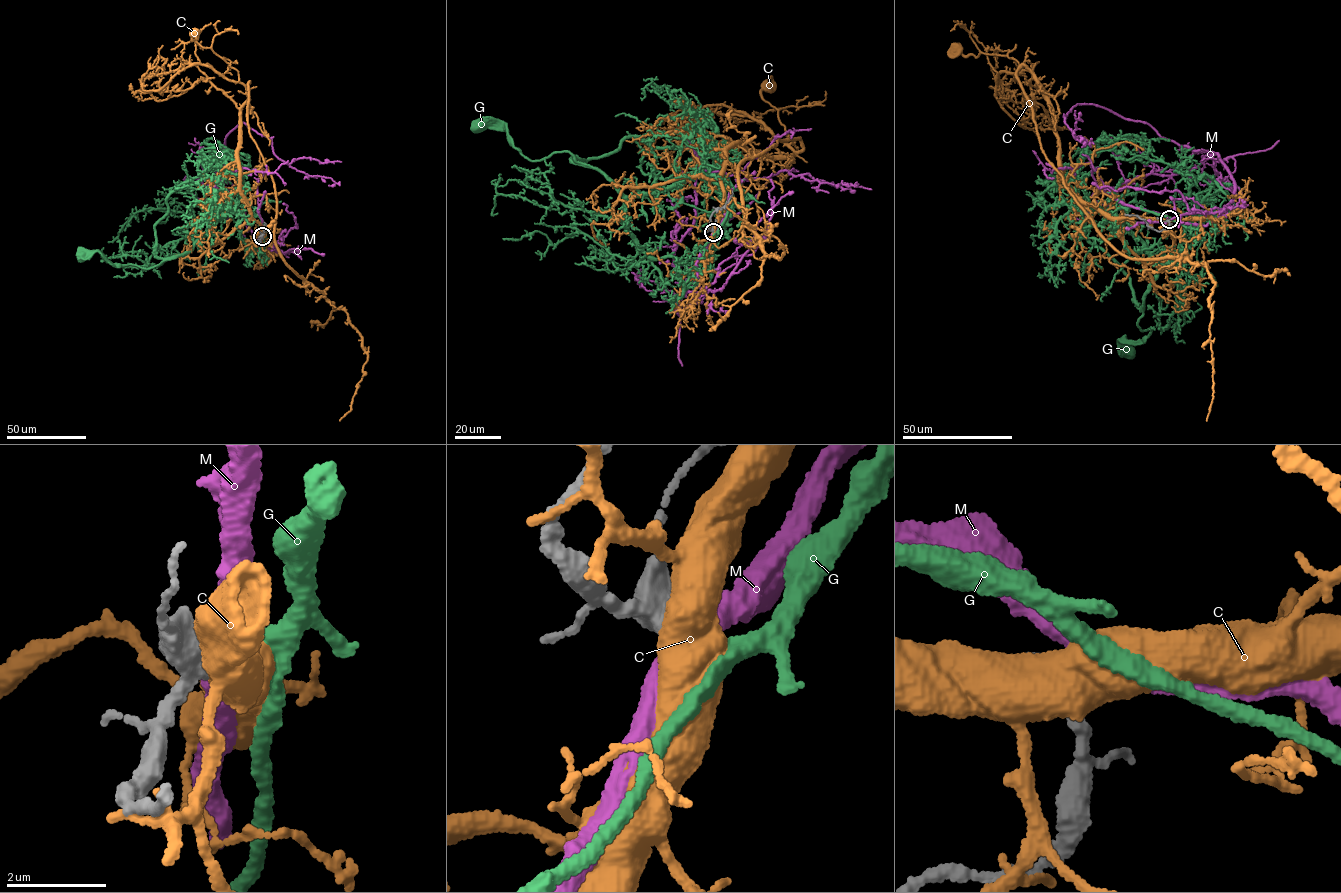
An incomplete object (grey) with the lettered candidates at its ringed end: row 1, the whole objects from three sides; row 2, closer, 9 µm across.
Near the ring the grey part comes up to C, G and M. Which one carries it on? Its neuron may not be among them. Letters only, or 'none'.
G

